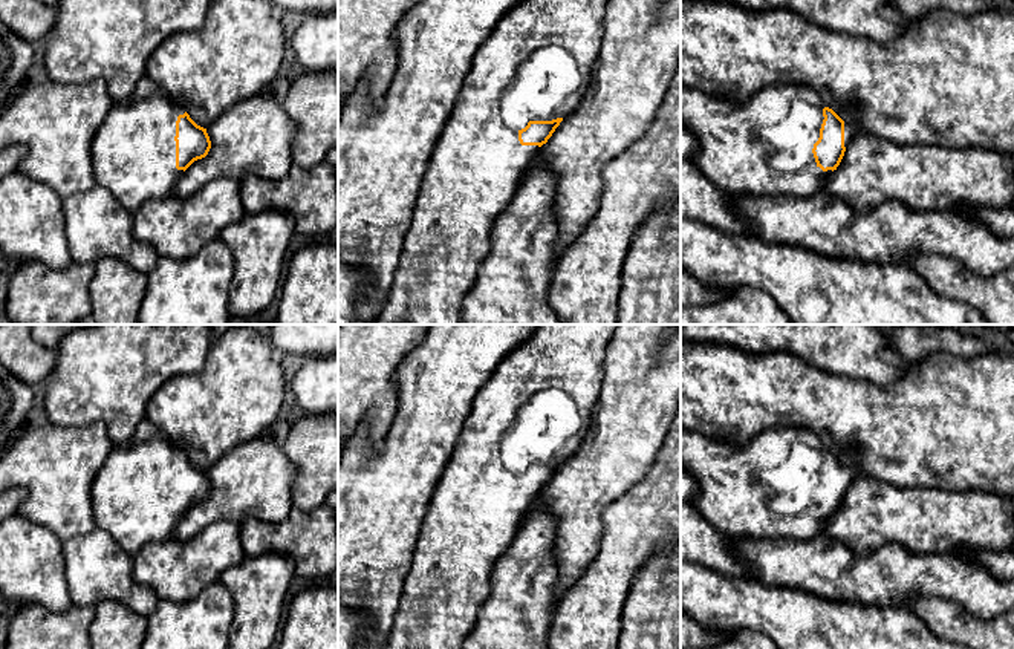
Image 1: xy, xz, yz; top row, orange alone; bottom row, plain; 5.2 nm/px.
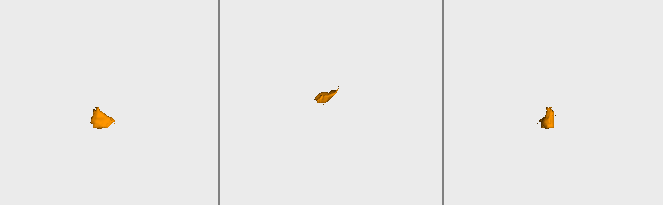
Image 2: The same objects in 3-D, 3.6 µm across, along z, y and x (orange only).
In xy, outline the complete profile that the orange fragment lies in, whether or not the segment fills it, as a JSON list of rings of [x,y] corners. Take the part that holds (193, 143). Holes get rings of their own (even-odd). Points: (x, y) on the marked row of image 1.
[[[147,75],[133,95],[113,103],[92,141],[92,164],[96,184],[109,190],[130,213],[144,202],[173,196],[174,184],[197,159],[208,155],[211,141],[158,83]]]

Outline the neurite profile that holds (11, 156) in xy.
[[[14,144],[0,150],[0,181],[9,173],[18,171],[26,153],[28,148],[21,144]]]

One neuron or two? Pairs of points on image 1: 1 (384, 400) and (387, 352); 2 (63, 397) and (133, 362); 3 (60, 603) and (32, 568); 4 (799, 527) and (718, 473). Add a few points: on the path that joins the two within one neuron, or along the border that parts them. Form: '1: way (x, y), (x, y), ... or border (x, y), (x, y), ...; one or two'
1: way (384, 388), (384, 365); one
2: way (80, 392), (116, 365); one
3: way (52, 594), (38, 577); one
4: way (779, 527), (768, 524), (737, 493); one

